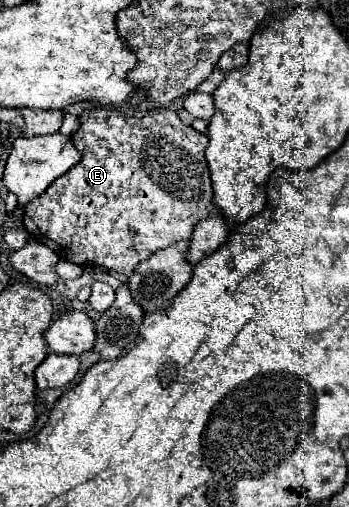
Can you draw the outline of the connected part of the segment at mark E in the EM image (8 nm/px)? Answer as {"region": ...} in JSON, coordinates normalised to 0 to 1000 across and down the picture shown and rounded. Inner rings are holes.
{"region":[[[381,189],[335,213],[238,221],[226,241],[232,249],[203,276],[238,304],[232,320],[66,410],[72,454],[100,473],[169,497],[175,513],[226,525],[295,525],[375,544],[387,525],[421,513],[444,493],[513,473],[542,473],[559,442],[616,418],[599,327],[587,316],[599,272],[524,245],[501,217],[450,213],[410,197],[410,189]]]}

